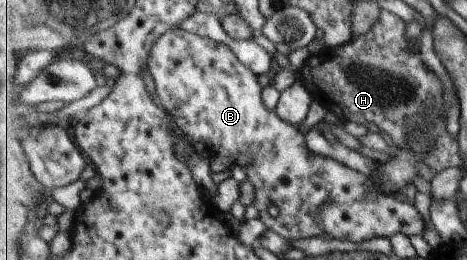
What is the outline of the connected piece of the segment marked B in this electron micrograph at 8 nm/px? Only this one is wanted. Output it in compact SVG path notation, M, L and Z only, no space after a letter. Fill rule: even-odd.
M175 28L155 42L147 65L155 83L157 100L172 118L176 118L175 123L192 141L210 143L218 149L218 153L250 152L252 166L245 170L247 179L255 188L252 204L266 229L282 235L288 241L324 237L326 233L359 243L376 237L394 237L398 233L422 237L424 221L413 204L400 201L396 195L388 195L382 189L380 195L372 193L368 179L358 173L358 169L352 169L334 157L312 153L312 149L308 149L306 134L300 133L297 125L278 117L275 109L267 109L262 101L264 79L248 69L228 45ZM272 203L276 203L280 210L280 215L275 218L270 217Z

